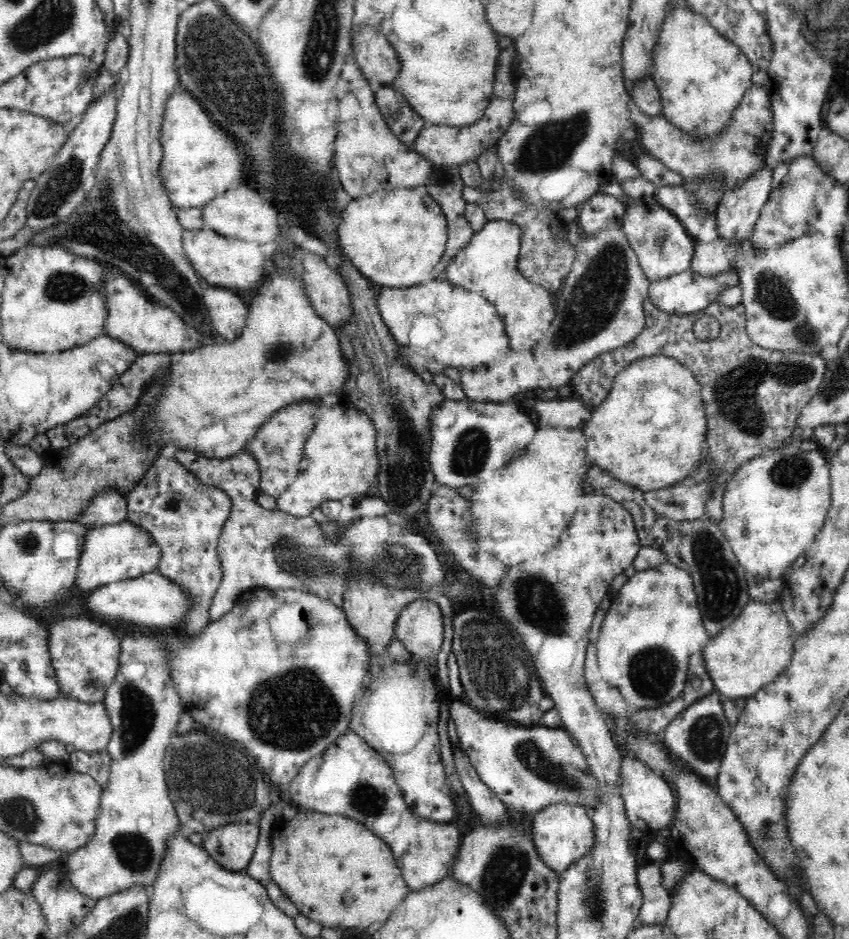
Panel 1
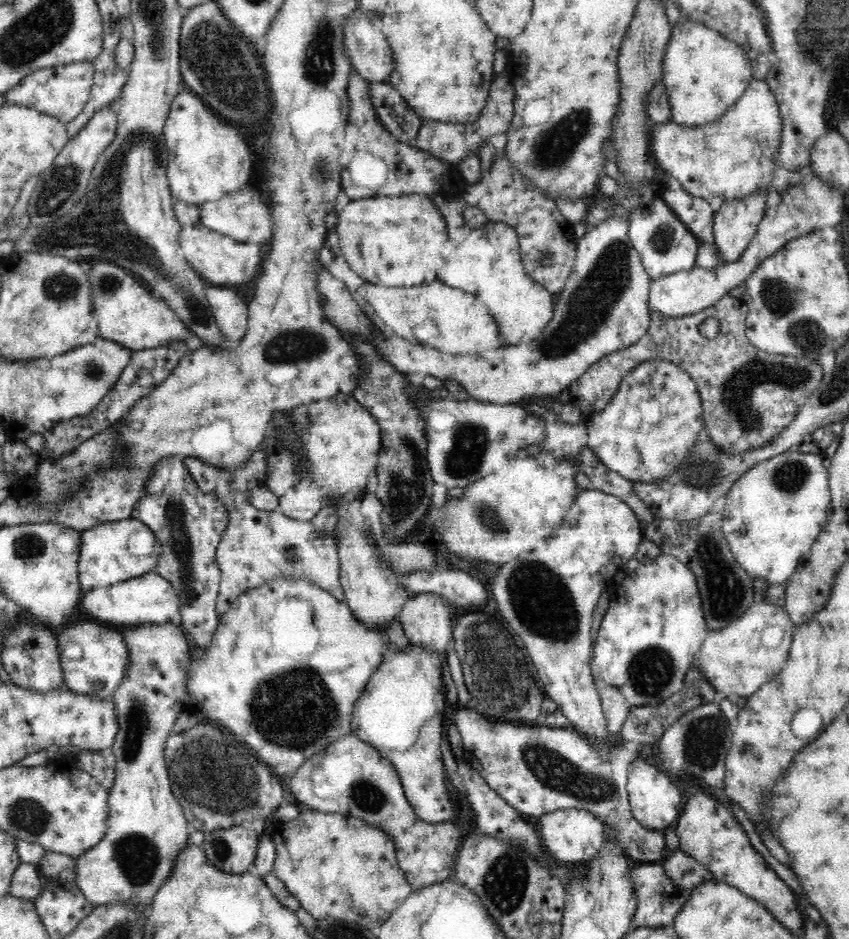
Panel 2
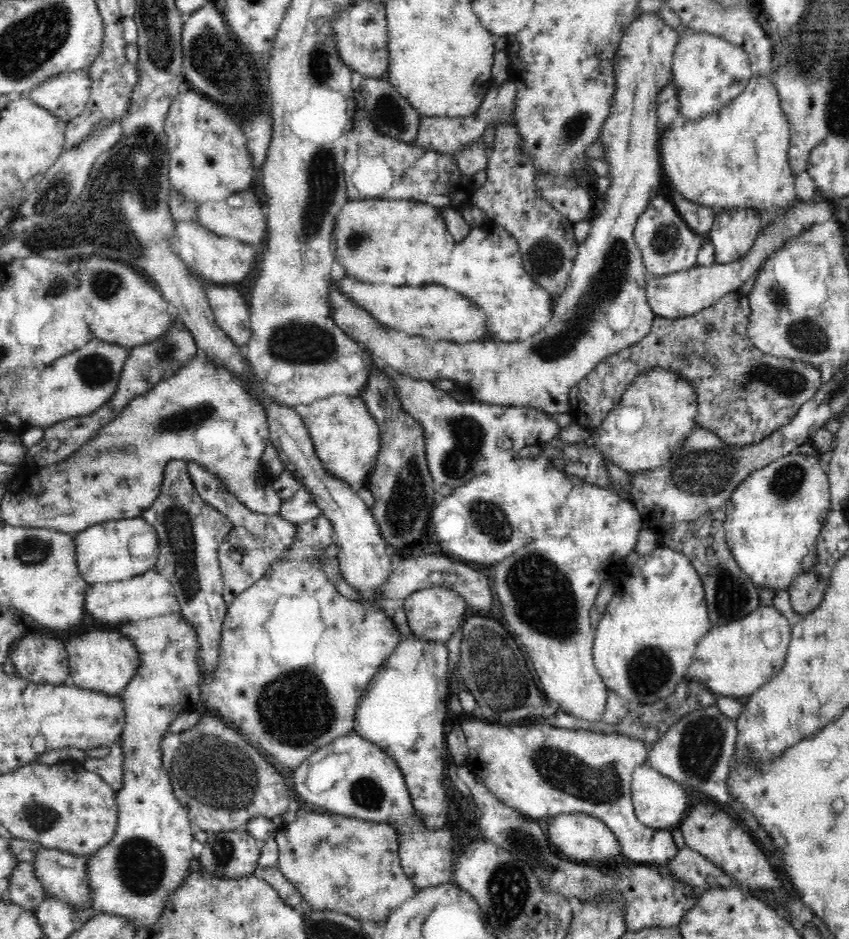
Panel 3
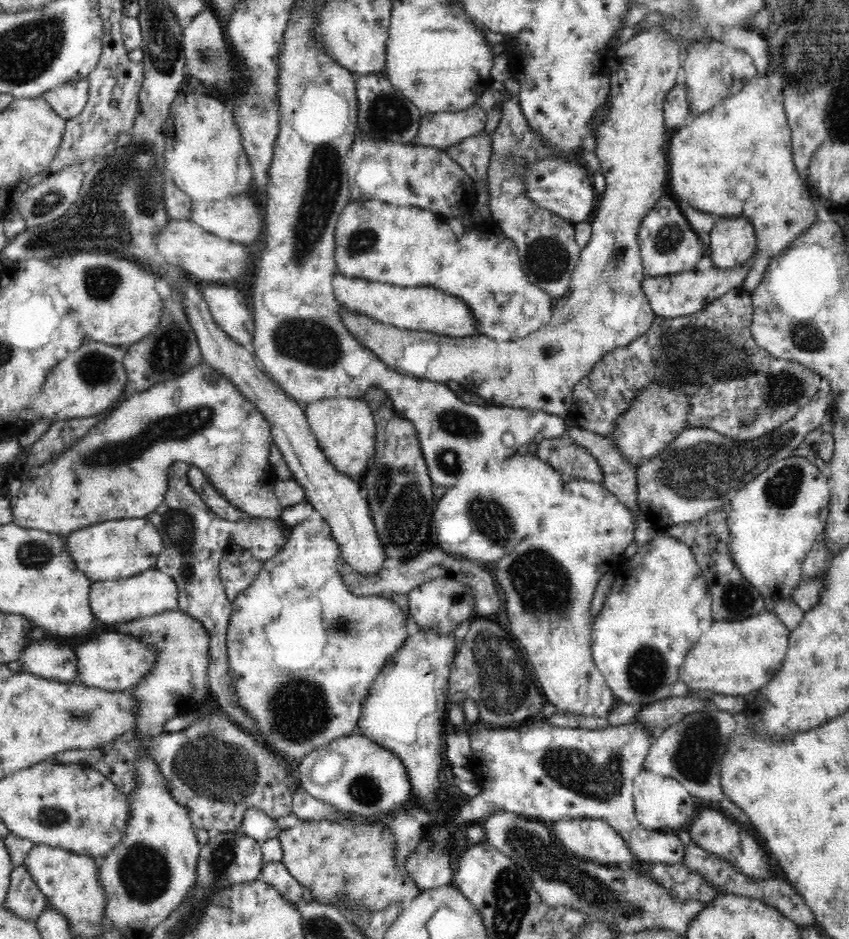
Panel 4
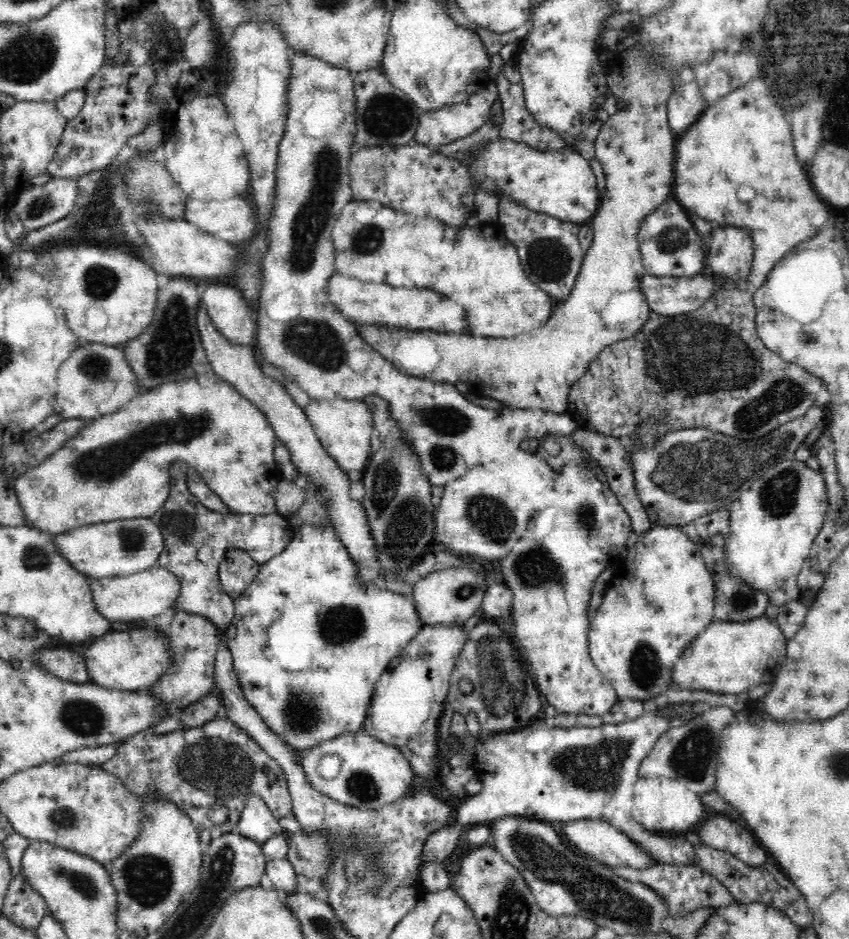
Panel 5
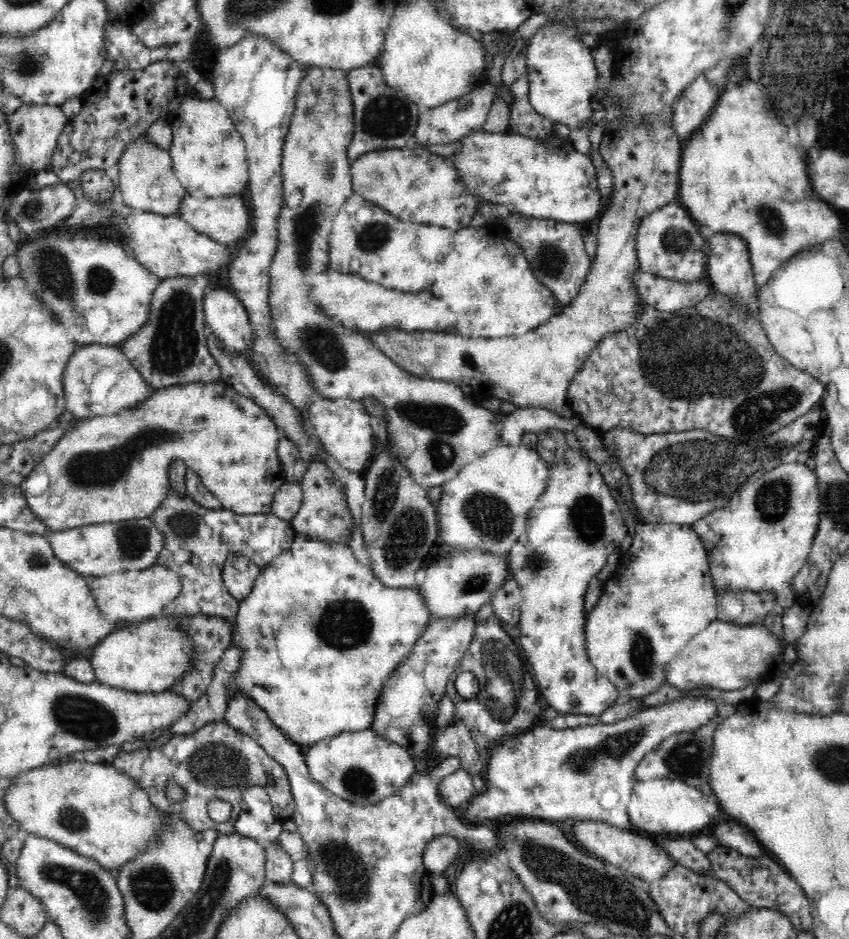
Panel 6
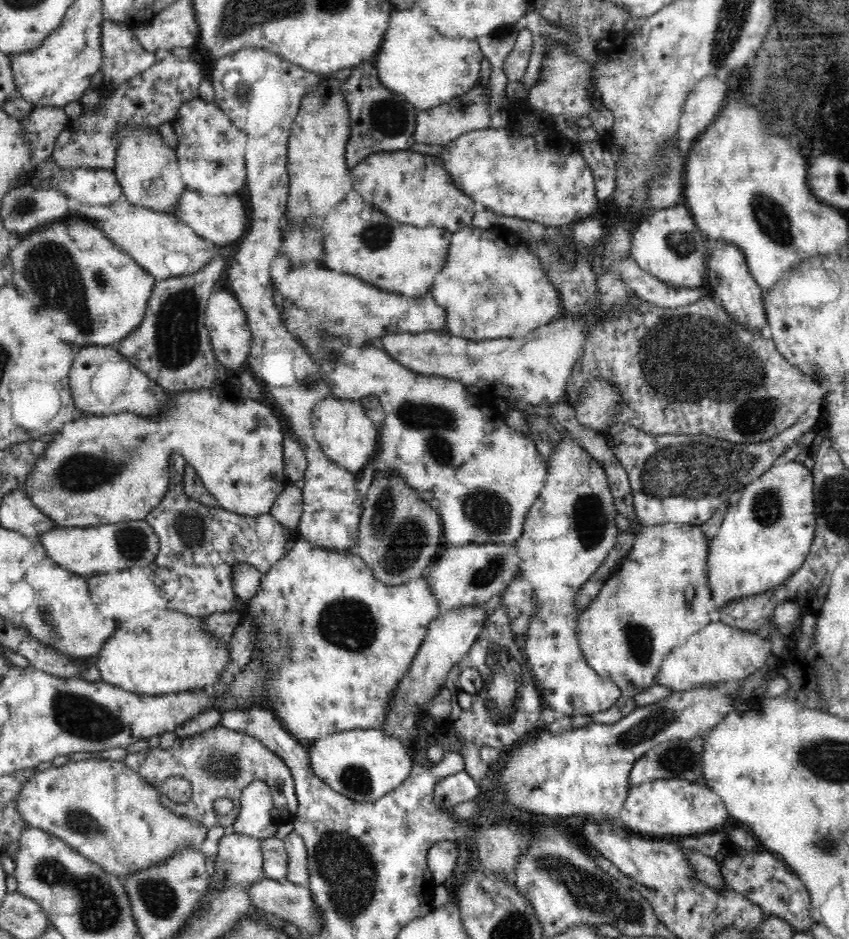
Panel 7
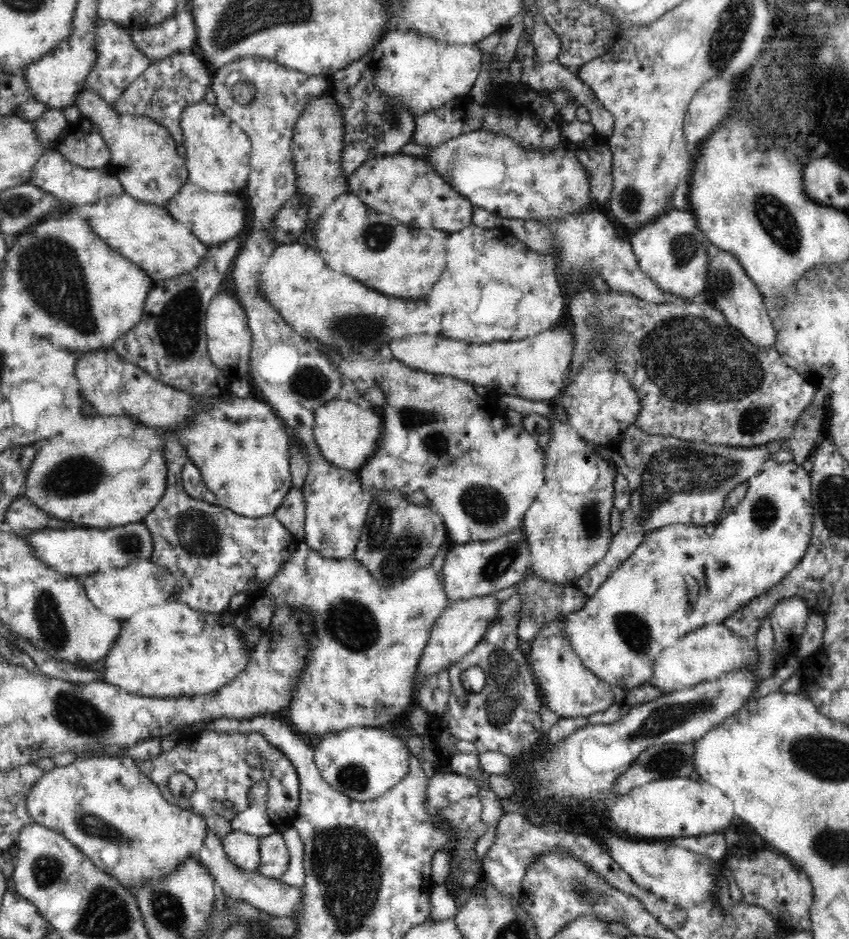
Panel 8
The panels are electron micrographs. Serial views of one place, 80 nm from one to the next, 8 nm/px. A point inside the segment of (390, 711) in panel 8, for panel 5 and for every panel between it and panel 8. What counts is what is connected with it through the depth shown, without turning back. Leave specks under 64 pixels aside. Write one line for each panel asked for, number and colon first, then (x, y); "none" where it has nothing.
5: (366, 626)
6: (369, 629)
7: (365, 636)

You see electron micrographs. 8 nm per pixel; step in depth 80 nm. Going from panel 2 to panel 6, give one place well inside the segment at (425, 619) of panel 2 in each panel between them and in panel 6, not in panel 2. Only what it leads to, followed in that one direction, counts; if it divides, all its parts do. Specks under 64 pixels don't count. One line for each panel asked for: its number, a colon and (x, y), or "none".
3: (434, 614)
4: (440, 605)
5: (451, 596)
6: (459, 585)

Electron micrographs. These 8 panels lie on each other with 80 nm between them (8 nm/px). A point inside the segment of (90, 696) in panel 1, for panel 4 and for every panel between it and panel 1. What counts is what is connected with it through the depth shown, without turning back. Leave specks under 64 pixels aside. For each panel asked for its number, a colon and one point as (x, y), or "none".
2: (94, 660)
3: (104, 661)
4: (108, 660)

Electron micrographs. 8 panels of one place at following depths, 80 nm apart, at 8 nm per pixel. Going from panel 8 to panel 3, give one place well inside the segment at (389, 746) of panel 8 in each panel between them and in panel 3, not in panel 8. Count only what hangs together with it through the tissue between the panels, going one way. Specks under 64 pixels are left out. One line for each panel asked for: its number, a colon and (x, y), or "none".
3: (375, 791)
4: (375, 783)
5: (374, 774)
6: (361, 767)
7: (364, 765)

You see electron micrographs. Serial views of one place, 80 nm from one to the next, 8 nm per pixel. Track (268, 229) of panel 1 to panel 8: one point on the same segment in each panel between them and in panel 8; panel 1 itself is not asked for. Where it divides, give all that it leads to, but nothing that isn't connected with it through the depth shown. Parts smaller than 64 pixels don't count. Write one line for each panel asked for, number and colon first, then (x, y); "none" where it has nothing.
2: (249, 219)
3: (242, 216)
4: (237, 218)
5: (228, 220)
6: (227, 220)
7: (222, 219)
8: (214, 218)

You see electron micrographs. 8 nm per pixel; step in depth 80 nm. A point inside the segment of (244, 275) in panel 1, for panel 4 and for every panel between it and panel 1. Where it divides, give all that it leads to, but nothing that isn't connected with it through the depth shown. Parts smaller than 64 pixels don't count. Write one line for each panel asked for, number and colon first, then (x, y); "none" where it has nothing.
2: (218, 259)
3: (222, 260)
4: (202, 255)

